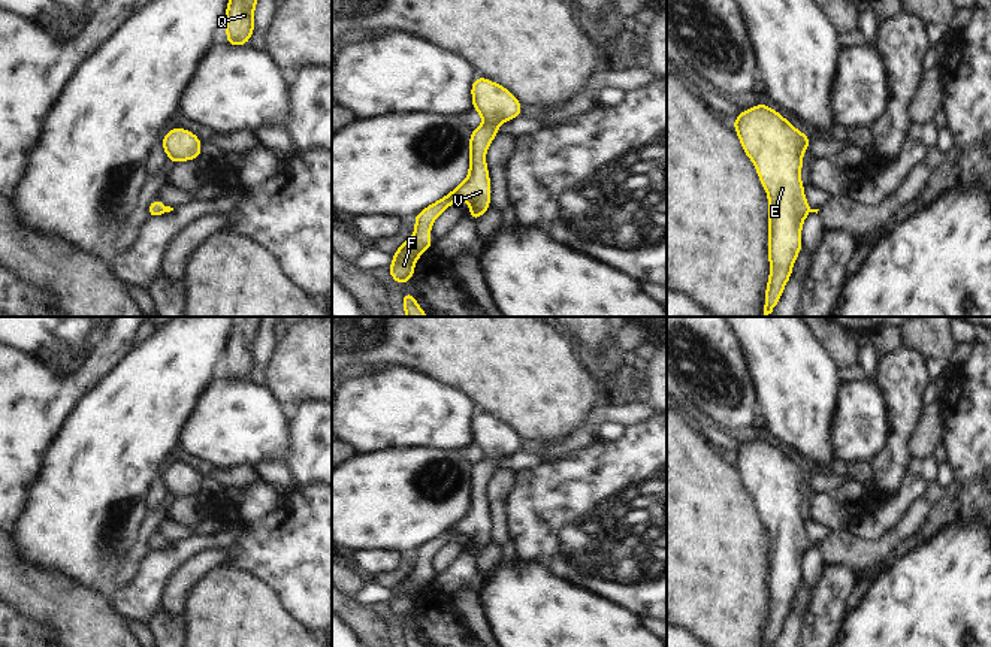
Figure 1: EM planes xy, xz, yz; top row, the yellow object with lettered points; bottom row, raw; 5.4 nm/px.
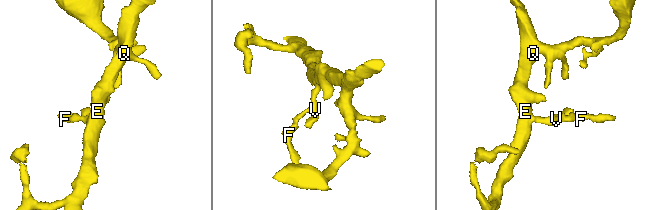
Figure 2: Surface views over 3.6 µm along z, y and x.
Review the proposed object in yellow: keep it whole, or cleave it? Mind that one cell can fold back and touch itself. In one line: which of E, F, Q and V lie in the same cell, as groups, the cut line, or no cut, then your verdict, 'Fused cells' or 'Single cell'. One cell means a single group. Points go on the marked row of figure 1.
Groups: E F Q V. No split. Single cell

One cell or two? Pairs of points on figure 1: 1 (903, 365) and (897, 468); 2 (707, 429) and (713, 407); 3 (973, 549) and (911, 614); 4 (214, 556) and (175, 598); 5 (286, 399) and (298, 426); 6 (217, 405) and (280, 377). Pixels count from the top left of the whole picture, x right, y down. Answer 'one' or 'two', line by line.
1: one
2: two
3: one
4: one
5: two
6: two

